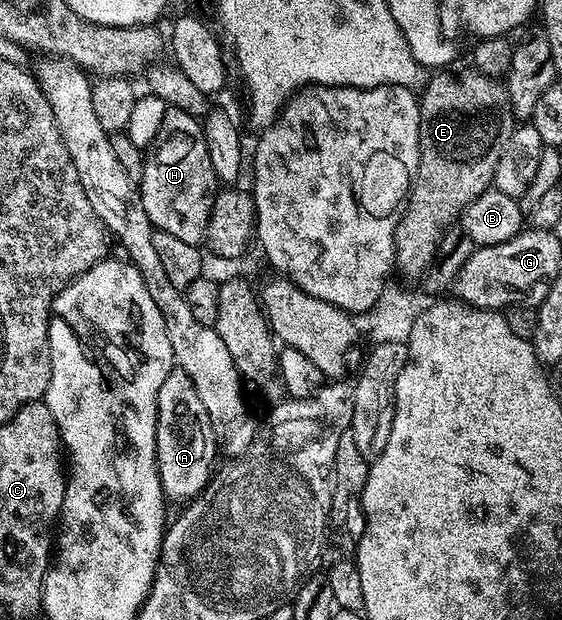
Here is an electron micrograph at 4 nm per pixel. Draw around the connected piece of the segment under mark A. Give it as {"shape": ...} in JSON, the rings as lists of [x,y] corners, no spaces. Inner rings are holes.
{"shape":[[[174,367],[159,386],[157,399],[157,469],[166,497],[173,496],[180,502],[188,501],[201,493],[210,482],[213,459],[219,451],[207,407],[196,394],[191,378]]]}

